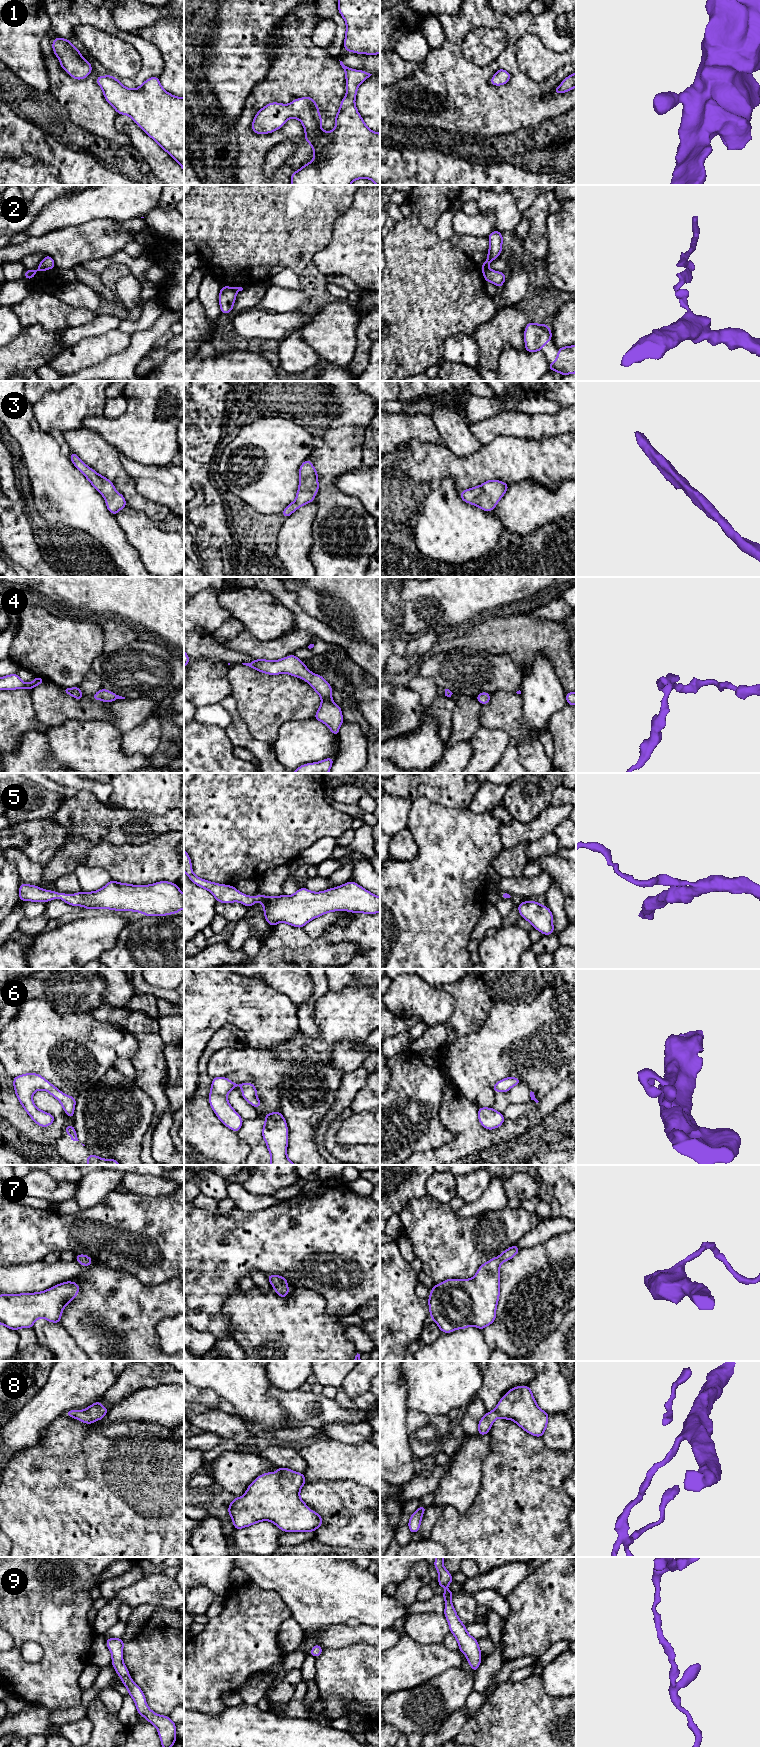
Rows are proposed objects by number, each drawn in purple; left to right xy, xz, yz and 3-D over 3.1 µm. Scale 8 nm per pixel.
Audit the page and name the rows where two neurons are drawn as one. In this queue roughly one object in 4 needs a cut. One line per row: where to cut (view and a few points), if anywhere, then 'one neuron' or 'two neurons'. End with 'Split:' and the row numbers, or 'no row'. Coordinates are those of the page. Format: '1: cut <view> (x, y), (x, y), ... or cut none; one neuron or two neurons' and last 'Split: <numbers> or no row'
1: cut none; one neuron
2: cut yz (487, 267), (482, 270); two neurons
3: cut none; one neuron
4: cut none; one neuron
5: cut none; one neuron
6: cut yz (500, 1080), (502, 1088), (499, 1091); two neurons
7: cut none; one neuron
8: cut none; one neuron
9: cut none; one neuron
Split: 2, 6

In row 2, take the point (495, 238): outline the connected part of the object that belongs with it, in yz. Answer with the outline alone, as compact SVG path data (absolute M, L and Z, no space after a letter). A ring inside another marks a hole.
M494 230L491 232L488 235L488 240L490 243L489 250L487 252L488 258L480 266L482 271L487 269L490 262L499 257L500 253L502 252L503 235L499 231Z

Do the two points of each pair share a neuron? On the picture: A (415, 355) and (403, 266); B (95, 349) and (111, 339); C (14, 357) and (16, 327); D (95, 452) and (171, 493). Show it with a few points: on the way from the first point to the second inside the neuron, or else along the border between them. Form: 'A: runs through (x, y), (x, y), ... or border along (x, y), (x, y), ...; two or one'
A: runs through (413, 333), (413, 288); one
B: runs through (99, 348), (107, 343); one
C: border along (23, 327), (10, 343); two
D: border along (119, 452), (121, 464), (133, 480), (135, 488); two

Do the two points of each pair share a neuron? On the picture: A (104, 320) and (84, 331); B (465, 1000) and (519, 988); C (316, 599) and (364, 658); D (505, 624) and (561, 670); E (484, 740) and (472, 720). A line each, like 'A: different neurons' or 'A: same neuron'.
A: same neuron
B: same neuron
C: different neurons
D: same neuron
E: different neurons

